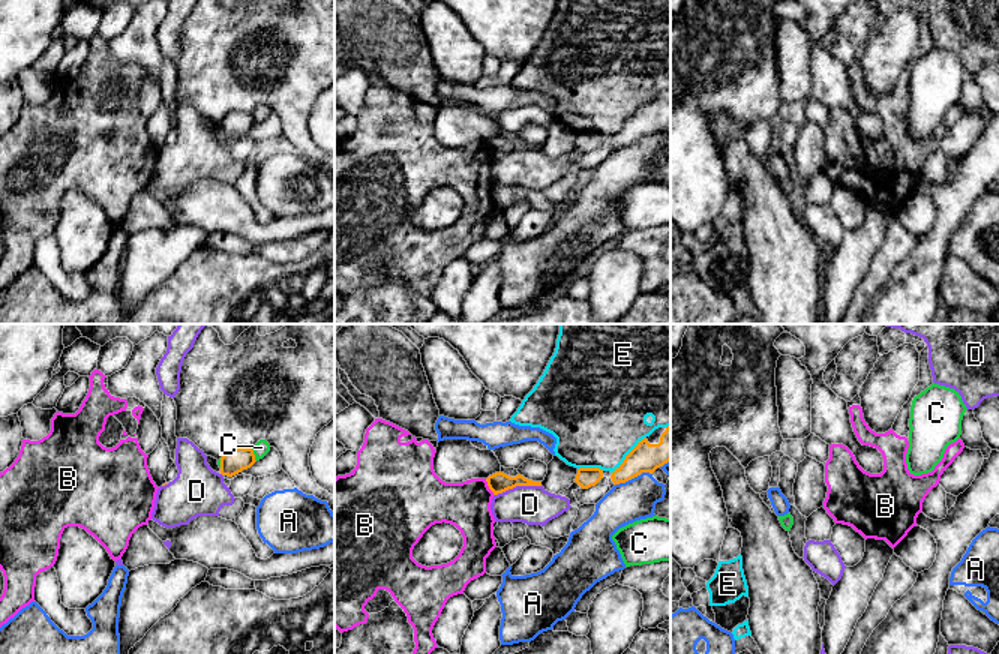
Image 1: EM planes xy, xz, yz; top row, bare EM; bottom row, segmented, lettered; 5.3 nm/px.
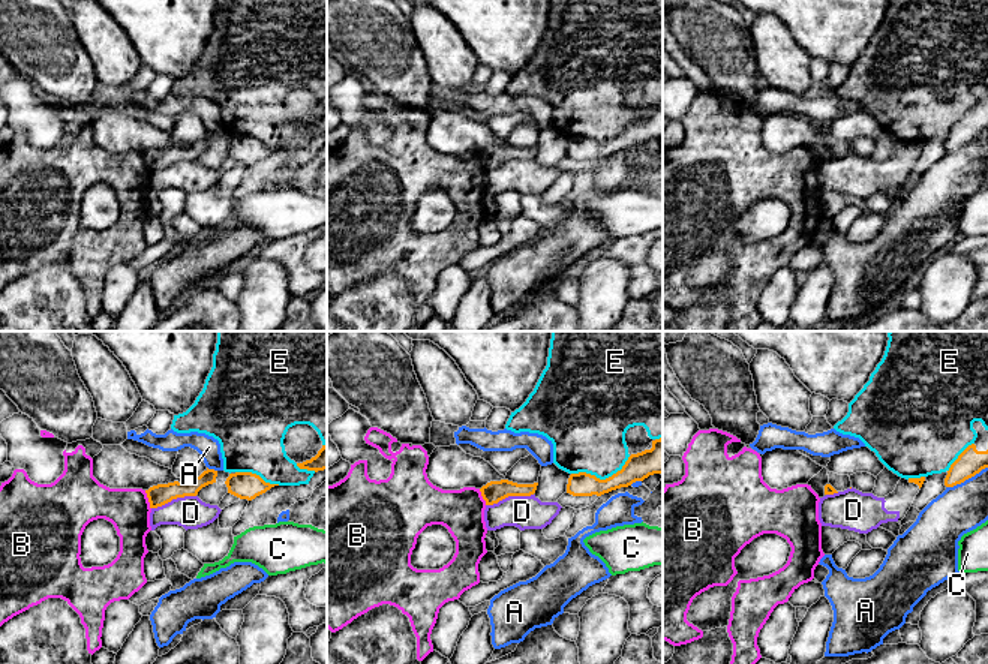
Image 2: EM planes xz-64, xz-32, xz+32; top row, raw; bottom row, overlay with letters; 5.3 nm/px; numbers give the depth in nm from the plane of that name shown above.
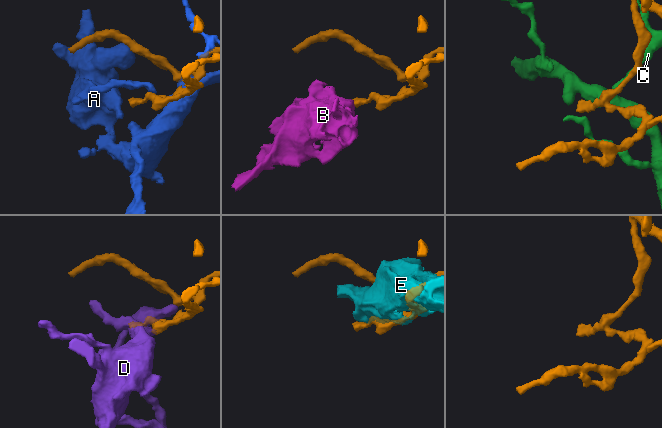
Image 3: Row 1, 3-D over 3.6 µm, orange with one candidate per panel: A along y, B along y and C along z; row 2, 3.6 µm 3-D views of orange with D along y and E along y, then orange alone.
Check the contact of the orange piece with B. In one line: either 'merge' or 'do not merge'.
do not merge

